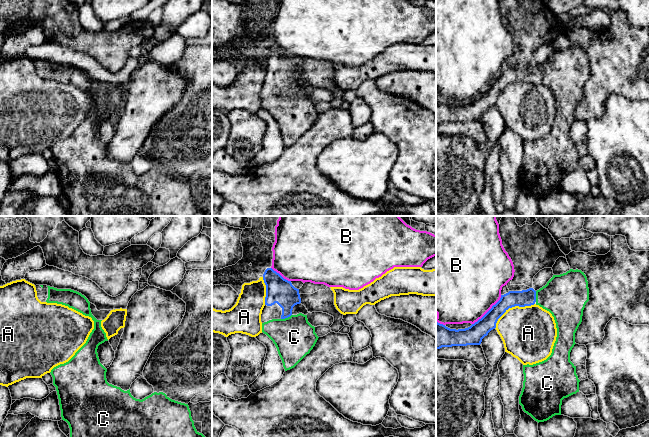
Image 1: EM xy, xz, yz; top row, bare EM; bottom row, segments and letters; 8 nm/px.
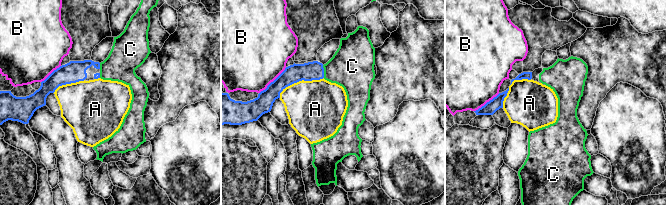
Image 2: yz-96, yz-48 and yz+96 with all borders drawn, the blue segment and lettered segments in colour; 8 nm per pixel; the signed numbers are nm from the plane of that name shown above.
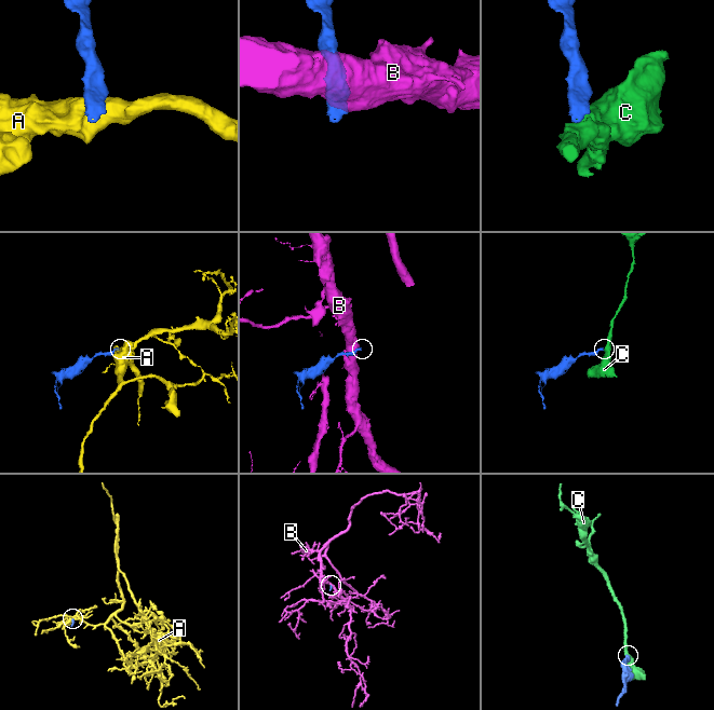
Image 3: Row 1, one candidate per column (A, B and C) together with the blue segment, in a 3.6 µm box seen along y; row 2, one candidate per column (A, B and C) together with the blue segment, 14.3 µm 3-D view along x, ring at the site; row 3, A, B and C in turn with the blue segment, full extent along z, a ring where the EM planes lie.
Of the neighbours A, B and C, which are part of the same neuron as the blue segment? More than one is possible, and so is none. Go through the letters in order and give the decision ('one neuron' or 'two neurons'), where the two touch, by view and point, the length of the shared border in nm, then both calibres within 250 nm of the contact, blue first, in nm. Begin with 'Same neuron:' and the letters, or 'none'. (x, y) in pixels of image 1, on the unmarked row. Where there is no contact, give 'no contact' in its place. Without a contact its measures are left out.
Same neuron: C
A: two neurons | yz (511, 83) | 380 nm | 130/440 nm
B: two neurons | yz (488, 87) | 340 nm | 160/500 nm
C: one neuron | xz (286, 93) | 100 nm | 200/340 nm

